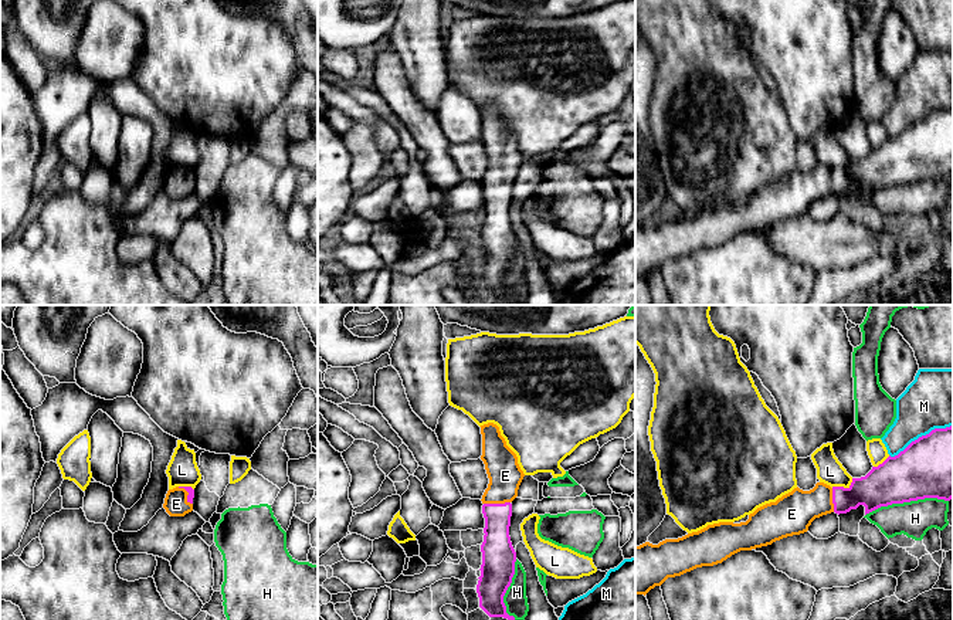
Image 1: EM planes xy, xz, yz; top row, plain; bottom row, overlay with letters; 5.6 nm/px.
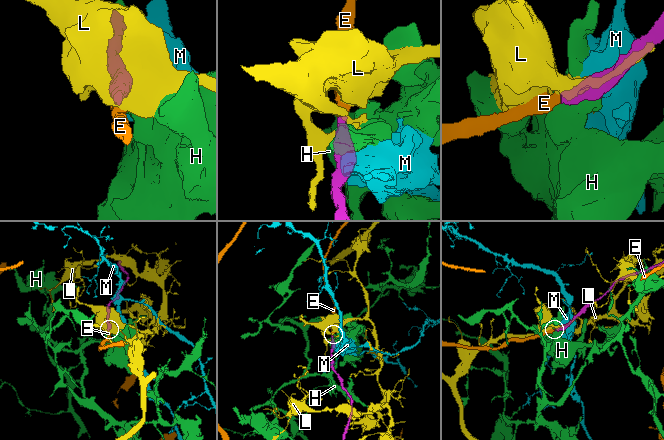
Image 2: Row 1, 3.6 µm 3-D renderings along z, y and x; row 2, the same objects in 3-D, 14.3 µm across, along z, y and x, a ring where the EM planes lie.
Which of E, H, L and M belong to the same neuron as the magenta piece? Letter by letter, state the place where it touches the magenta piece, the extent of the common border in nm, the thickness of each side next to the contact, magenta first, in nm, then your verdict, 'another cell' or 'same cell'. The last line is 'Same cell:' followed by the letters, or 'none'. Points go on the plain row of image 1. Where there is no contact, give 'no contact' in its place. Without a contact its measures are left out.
E: contact xz (497, 186); length 150 nm; calibres 180 and 190 nm; same cell
H: contact yz (906, 183); length 480 nm; calibres 360 and 200 nm; another cell
L: contact yz (843, 169); length 140 nm; calibres 240 and 150 nm; another cell
M: contact yz (922, 118); length 400 nm; calibres 400 and 340 nm; another cell
Same cell: E

